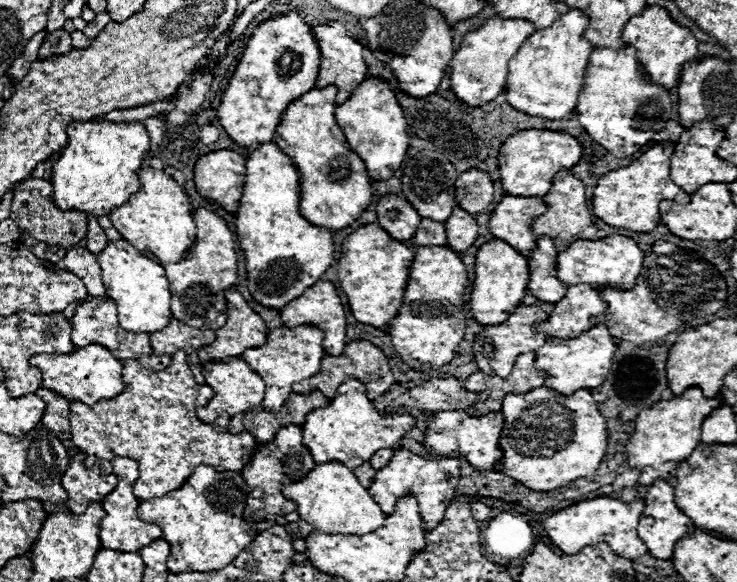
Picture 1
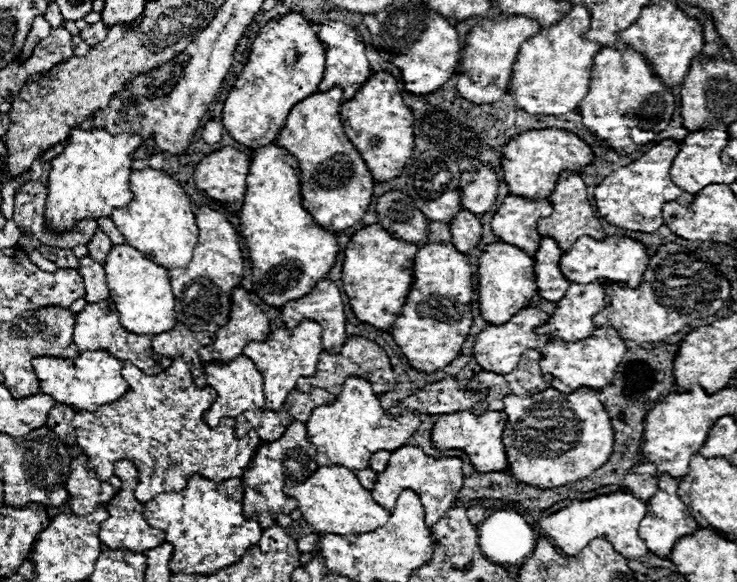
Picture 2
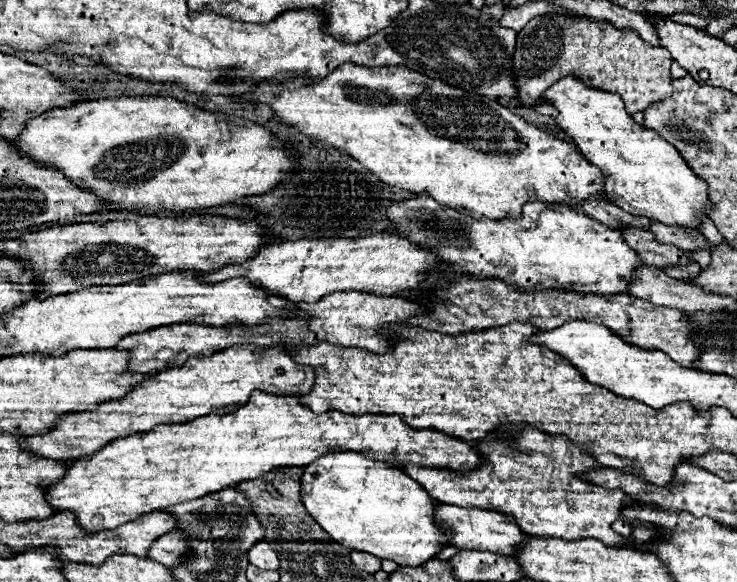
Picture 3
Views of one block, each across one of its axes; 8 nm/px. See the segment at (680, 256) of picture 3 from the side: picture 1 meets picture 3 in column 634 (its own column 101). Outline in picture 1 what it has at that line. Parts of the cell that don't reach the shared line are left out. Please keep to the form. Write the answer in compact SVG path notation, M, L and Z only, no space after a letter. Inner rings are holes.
M88 216L90 220L88 220L88 236L86 236L86 248L94 254L94 256L98 256L100 254L100 250L104 250L106 248L106 244L108 244L108 238L106 238L106 234L104 234L104 230L98 226L98 220L94 218L94 216Z

